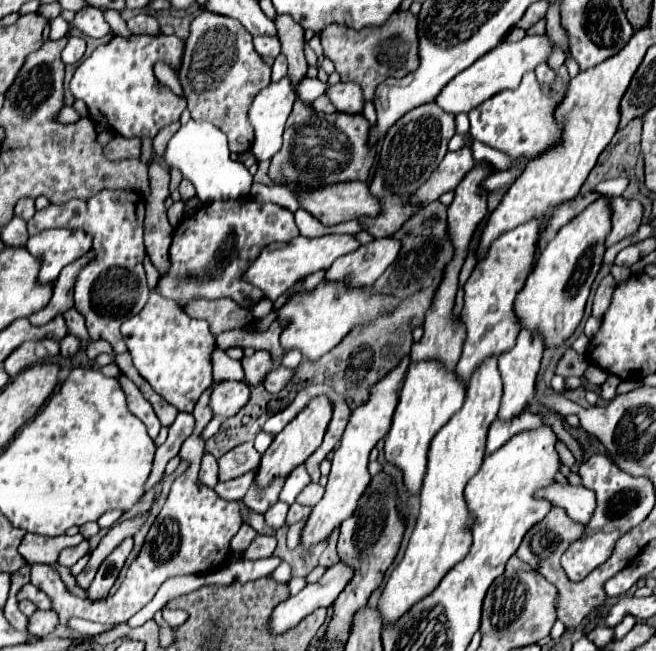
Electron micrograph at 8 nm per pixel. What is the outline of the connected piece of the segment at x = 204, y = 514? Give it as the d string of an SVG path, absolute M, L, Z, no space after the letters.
M212 388L206 390L196 408L194 408L194 418L196 418L196 428L190 438L182 444L180 458L190 462L190 468L174 480L172 490L168 494L168 500L164 508L160 510L156 522L146 534L146 544L142 546L138 558L130 564L124 582L120 588L108 596L104 602L88 602L82 598L72 596L56 570L52 570L46 564L34 564L32 566L32 584L40 588L52 602L52 610L58 614L60 624L66 624L68 618L84 618L90 622L102 622L102 624L120 624L132 618L138 610L142 610L158 592L164 580L172 576L184 576L184 574L206 574L222 568L230 560L230 540L236 536L236 532L242 526L242 514L240 514L240 504L238 502L224 502L222 498L216 496L212 488L202 488L198 480L198 468L200 460L204 454L204 440L200 438L200 432L206 428L206 424L212 420L214 412L210 408L210 394Z

